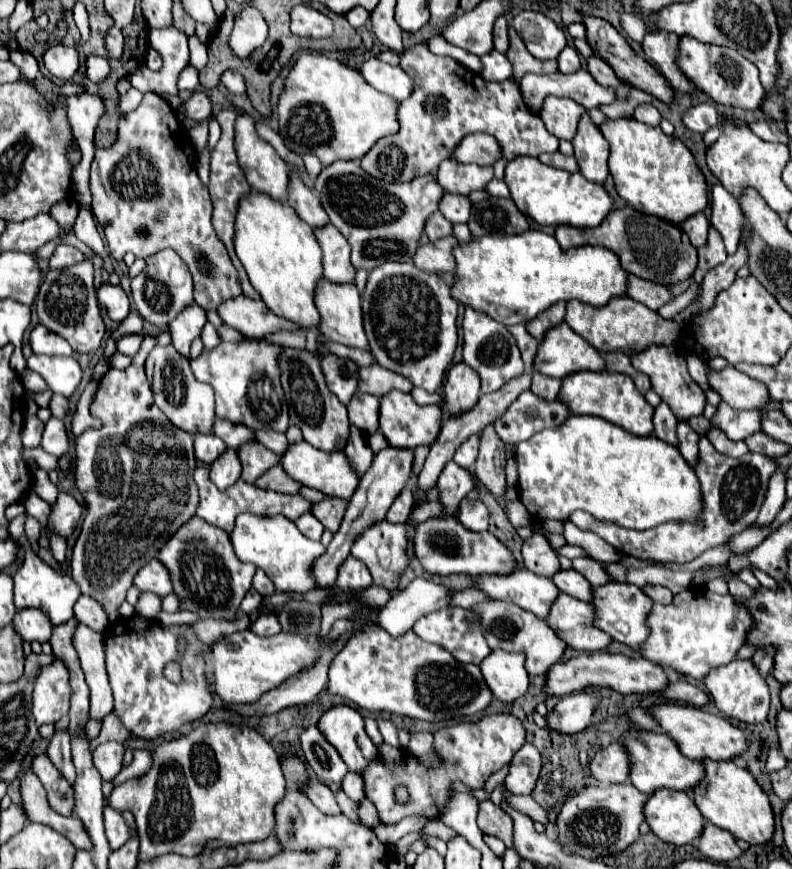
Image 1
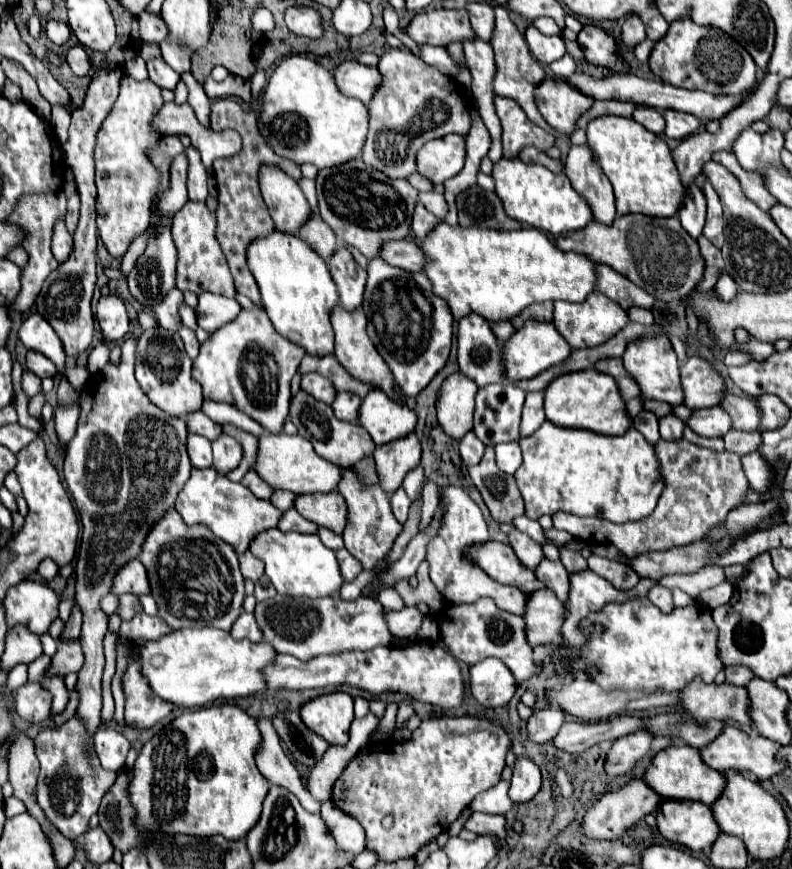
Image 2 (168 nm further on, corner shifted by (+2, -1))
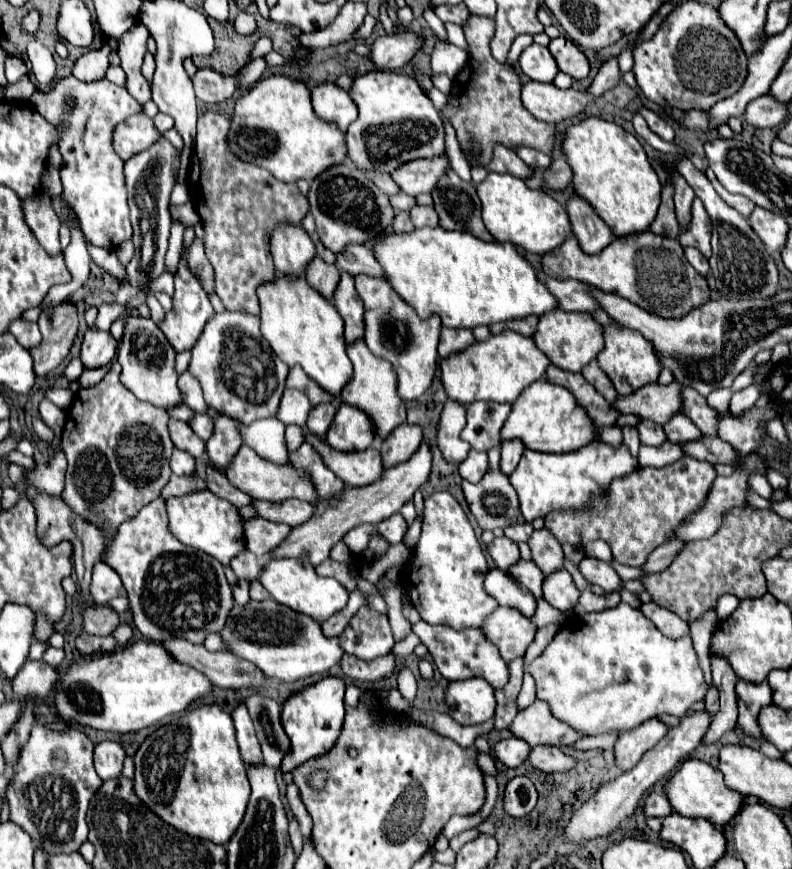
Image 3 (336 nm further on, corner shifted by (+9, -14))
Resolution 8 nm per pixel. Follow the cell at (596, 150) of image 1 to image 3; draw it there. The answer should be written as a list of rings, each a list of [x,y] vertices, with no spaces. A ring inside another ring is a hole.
[[[572,196],[568,202],[568,218],[582,252],[592,256],[602,252],[612,242],[610,228],[604,224],[604,220],[600,220],[594,214],[594,210],[590,208],[590,204],[586,204],[586,200]]]

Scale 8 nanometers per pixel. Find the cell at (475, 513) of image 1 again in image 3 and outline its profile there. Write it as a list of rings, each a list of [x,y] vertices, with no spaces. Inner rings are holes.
[[[436,492],[424,500],[422,536],[408,566],[414,572],[416,582],[406,588],[406,596],[426,624],[442,624],[458,630],[480,628],[484,618],[498,608],[498,602],[484,590],[488,564],[482,546],[466,512],[448,492]]]

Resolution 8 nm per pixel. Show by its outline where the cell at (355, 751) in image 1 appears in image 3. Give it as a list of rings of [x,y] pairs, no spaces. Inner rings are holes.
[[[326,676],[326,678],[318,680],[316,684],[304,688],[300,692],[294,692],[286,698],[286,702],[282,704],[280,720],[284,724],[284,732],[290,738],[292,752],[288,752],[288,756],[284,756],[282,772],[294,770],[296,766],[304,764],[306,760],[326,754],[334,746],[334,742],[340,734],[342,722],[344,722],[344,688],[346,688],[346,684],[342,682],[342,678]]]

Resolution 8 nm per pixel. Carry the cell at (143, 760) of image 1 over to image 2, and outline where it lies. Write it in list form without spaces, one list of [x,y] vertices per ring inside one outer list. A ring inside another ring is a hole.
[[[75,717],[61,727],[49,727],[35,737],[35,753],[41,763],[37,783],[37,803],[45,811],[47,819],[55,823],[65,837],[77,839],[89,829],[89,819],[97,813],[103,795],[113,787],[117,773],[99,767],[93,741],[85,735],[83,723]]]

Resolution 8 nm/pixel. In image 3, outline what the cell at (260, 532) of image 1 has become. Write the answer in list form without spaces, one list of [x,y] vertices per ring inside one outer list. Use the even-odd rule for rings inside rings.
[[[280,558],[280,560],[270,560],[262,574],[260,574],[260,582],[262,586],[272,594],[272,598],[288,608],[292,608],[294,612],[312,616],[314,620],[328,620],[332,614],[340,612],[340,608],[344,608],[344,604],[348,602],[350,592],[336,580],[332,578],[322,578],[314,572],[314,568],[302,560],[292,560],[292,558]]]

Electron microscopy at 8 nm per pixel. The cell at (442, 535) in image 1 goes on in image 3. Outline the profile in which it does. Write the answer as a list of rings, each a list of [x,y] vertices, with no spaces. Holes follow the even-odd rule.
[[[498,568],[490,570],[484,582],[484,588],[500,606],[512,606],[524,612],[524,616],[528,618],[534,616],[536,598],[532,596],[532,592],[528,592],[528,588],[524,588],[522,584],[516,584],[516,580],[512,580],[512,576],[508,576],[506,572]]]

